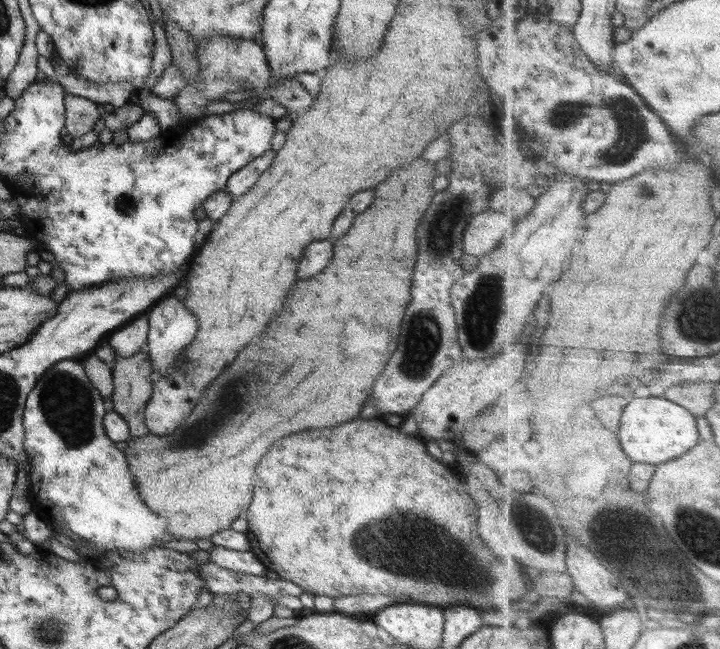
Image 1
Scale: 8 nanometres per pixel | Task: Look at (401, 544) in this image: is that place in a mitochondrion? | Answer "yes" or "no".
yes

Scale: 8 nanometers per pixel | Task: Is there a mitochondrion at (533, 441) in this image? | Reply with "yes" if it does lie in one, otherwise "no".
no

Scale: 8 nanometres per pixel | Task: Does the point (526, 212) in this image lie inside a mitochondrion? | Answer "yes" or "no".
no

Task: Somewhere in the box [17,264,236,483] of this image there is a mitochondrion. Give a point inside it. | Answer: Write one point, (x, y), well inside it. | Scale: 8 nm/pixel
(68, 404)

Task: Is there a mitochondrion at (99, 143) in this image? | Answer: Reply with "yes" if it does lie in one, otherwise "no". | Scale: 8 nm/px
no

